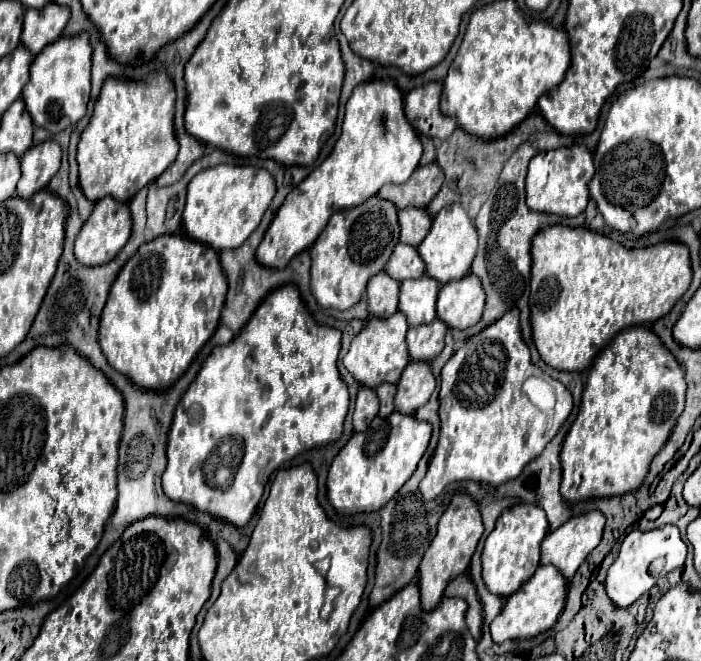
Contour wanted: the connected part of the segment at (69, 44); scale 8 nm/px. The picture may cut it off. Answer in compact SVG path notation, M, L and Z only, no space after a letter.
M88 34L60 36L34 58L30 80L24 86L22 96L36 126L58 134L68 126L74 126L86 114L86 104L90 100L90 66L92 46Z

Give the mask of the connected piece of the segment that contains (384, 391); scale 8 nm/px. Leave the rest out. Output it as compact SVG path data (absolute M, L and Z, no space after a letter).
M382 384L376 388L376 394L380 398L380 418L388 418L388 414L394 412L394 396L396 396L396 384Z

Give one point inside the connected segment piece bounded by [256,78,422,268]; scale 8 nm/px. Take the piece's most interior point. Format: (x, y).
(377, 146)

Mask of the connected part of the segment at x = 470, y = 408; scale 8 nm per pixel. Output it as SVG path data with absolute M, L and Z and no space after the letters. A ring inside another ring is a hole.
M518 308L508 310L500 320L466 340L466 344L456 350L456 354L442 368L440 440L430 460L428 472L420 482L420 492L426 500L434 500L448 484L460 480L474 480L490 486L514 480L522 472L522 468L544 450L544 446L558 434L558 430L566 422L572 410L572 396L562 383L532 364L530 350L522 340L518 318Z

